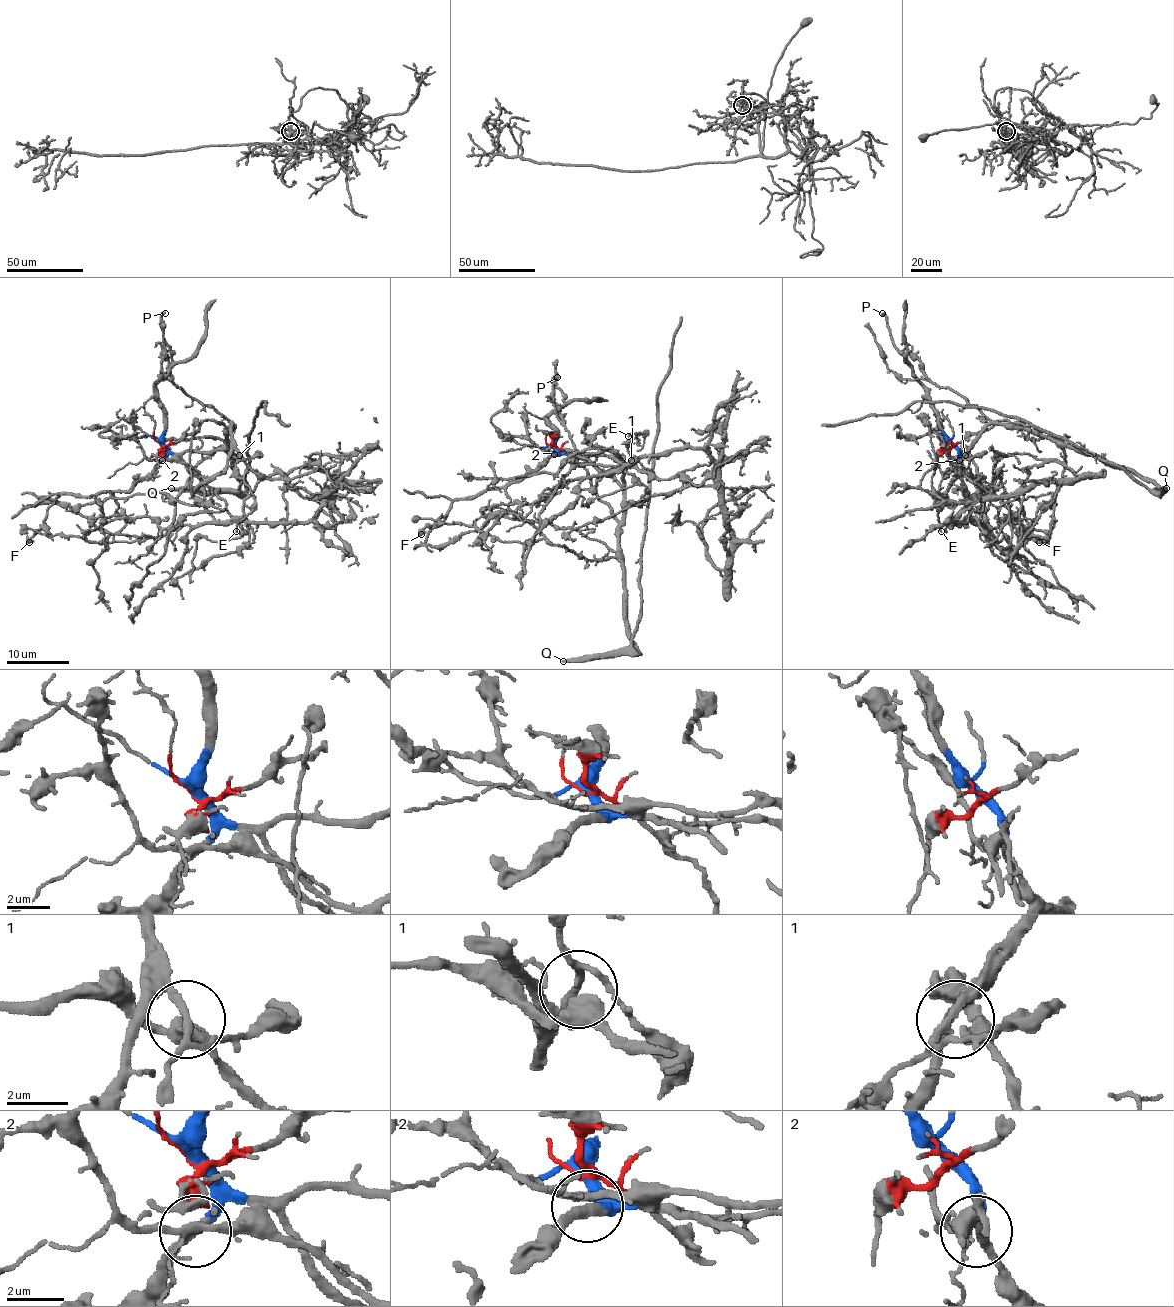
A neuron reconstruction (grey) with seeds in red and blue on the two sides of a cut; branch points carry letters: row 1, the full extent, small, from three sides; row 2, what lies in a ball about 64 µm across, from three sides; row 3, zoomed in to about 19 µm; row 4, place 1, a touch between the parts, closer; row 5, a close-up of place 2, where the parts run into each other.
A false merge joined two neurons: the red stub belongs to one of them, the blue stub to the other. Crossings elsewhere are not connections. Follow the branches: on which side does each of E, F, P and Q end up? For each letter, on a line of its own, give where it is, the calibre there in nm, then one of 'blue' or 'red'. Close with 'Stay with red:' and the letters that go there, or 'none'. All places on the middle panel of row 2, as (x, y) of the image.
E: place (628, 436); calibre 110 nm; red
F: place (421, 534); calibre 550 nm; blue
P: place (557, 377); calibre 300 nm; blue
Q: place (563, 661); calibre 340 nm; red
Stay with red: E, Q

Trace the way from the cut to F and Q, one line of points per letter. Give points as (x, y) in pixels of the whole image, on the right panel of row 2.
F: (952, 444), (959, 452), (962, 467), (985, 491), (994, 495), (1013, 495), (1019, 502), (1030, 533), (1040, 542)
Q: (952, 444), (1001, 420), (1018, 422), (1129, 467), (1152, 491), (1166, 487)

